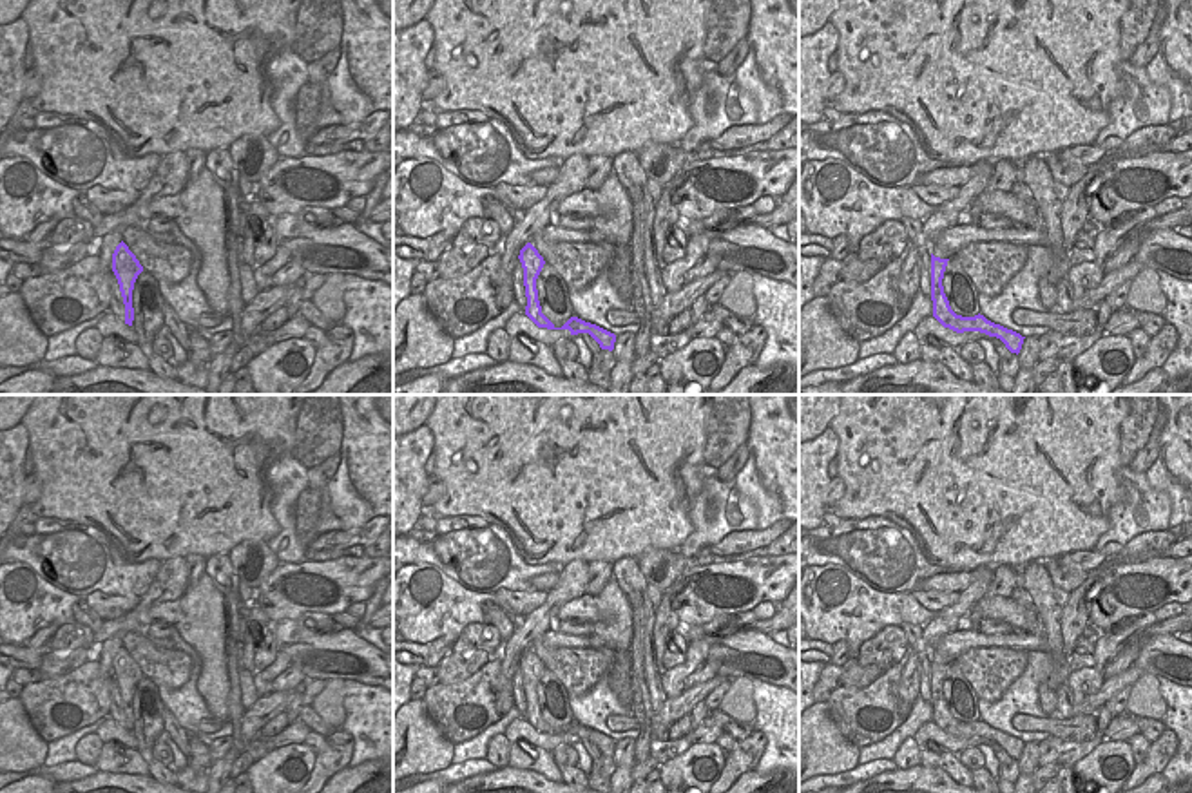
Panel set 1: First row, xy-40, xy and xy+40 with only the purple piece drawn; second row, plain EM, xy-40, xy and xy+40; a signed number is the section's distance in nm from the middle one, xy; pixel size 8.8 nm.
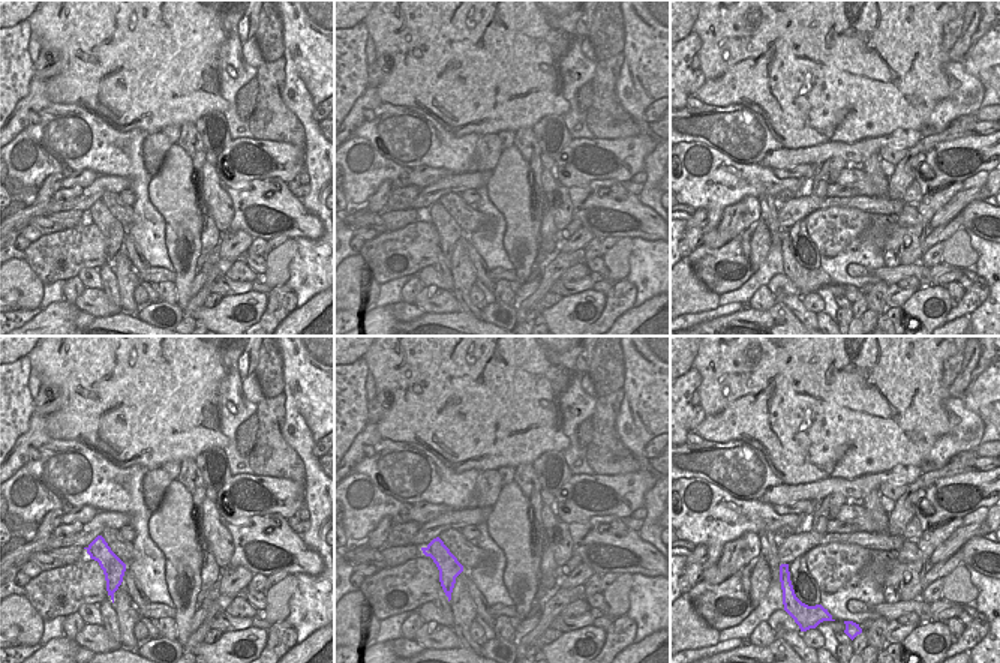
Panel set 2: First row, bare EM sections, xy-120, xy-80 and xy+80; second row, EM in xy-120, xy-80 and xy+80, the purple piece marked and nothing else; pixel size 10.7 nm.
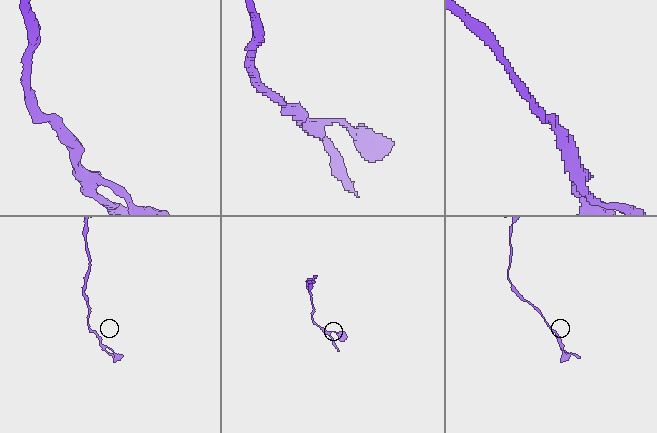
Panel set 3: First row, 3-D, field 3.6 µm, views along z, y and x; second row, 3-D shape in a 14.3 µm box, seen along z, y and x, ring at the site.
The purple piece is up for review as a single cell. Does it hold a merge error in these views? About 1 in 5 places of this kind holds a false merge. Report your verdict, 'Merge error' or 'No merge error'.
No merge error.

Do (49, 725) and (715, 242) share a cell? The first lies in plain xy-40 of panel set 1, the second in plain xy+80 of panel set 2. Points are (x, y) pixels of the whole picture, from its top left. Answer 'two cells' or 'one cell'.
two cells

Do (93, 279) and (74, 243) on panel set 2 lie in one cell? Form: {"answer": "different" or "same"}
{"answer": "different"}

